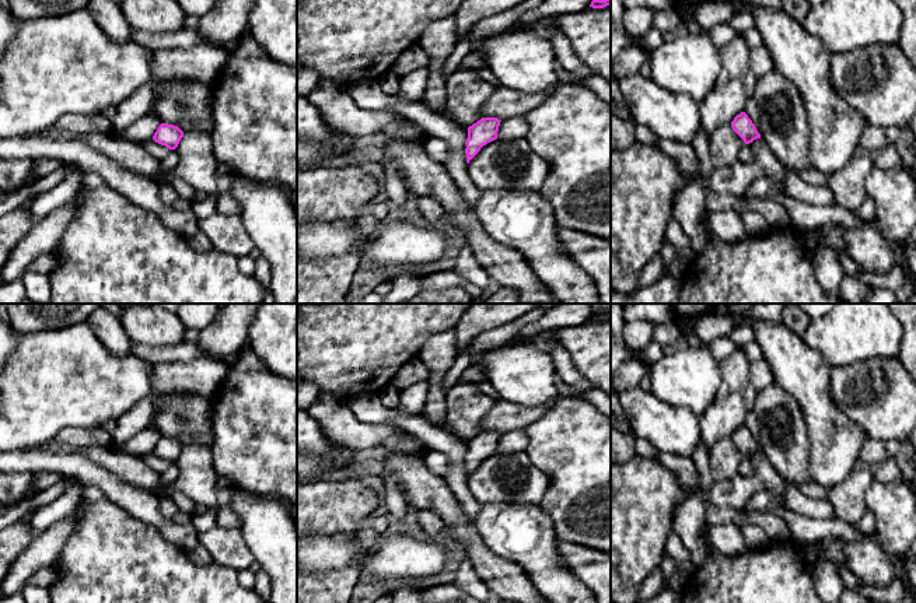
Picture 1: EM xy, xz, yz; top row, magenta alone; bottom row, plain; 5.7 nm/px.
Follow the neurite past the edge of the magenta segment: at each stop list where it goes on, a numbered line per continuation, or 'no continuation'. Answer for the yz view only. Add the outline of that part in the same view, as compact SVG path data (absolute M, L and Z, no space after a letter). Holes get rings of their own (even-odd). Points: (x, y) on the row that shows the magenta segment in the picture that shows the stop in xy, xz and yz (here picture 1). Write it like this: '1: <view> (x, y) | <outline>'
no continuation

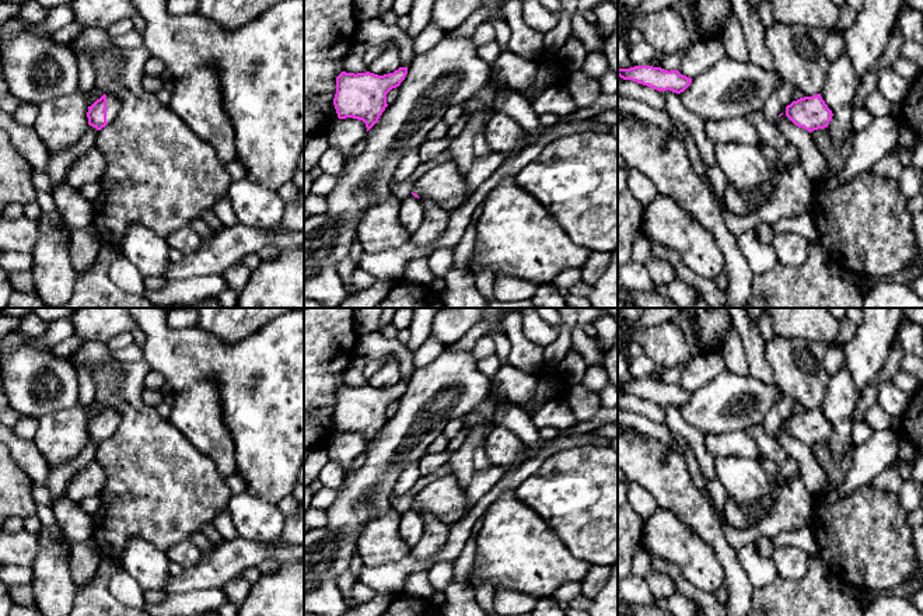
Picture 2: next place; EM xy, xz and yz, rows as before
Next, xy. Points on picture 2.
1: xy (112, 101) | M106 95L106 122L112 122L120 109L120 99L116 95Z

